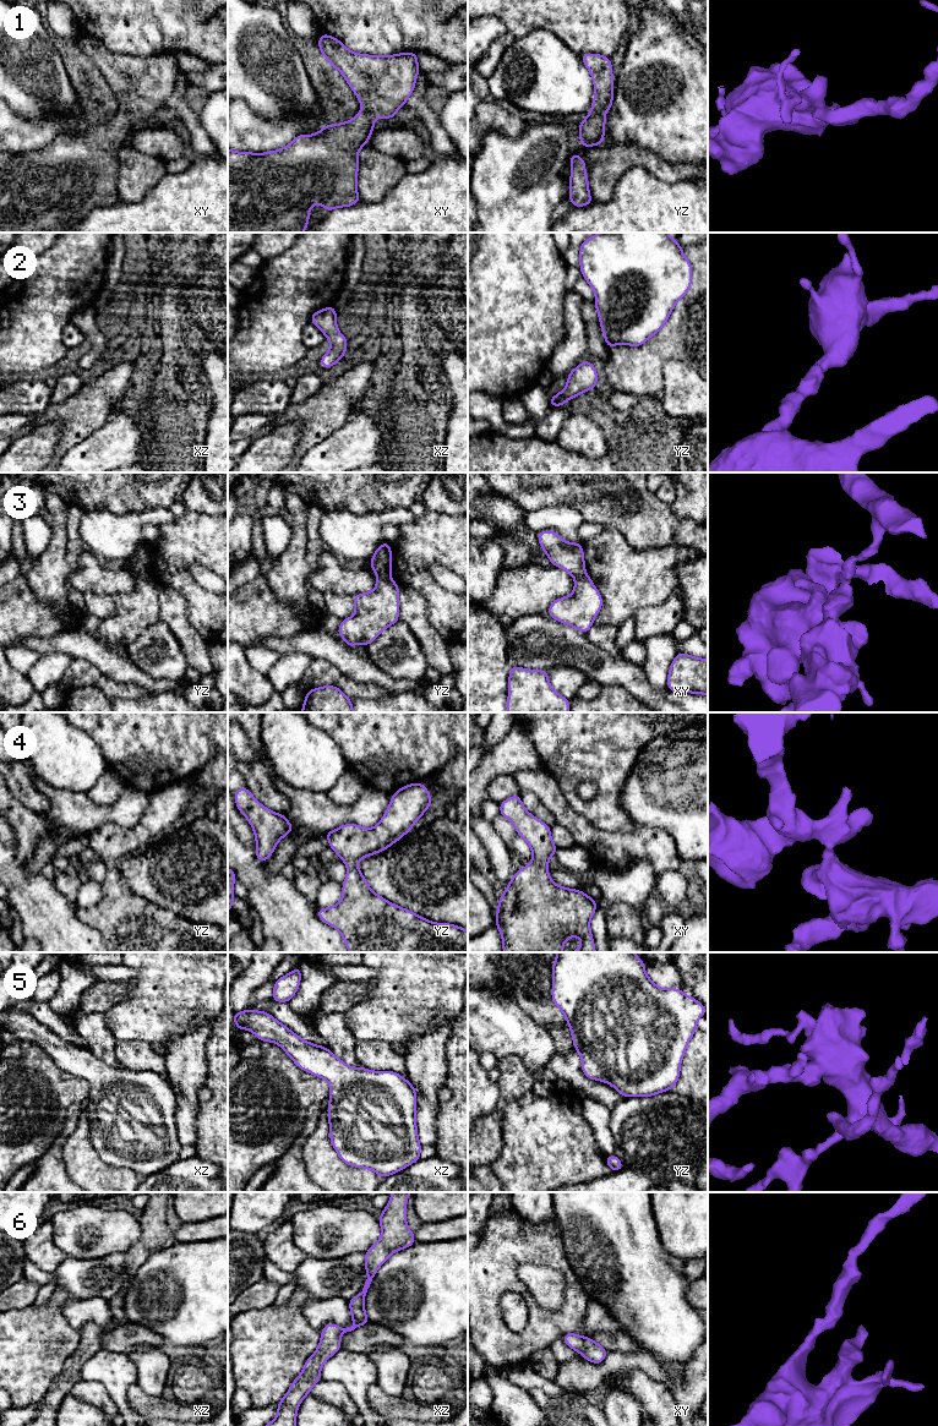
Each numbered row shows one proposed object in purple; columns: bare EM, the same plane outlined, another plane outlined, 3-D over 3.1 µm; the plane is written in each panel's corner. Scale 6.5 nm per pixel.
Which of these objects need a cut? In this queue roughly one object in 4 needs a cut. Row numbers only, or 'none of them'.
3

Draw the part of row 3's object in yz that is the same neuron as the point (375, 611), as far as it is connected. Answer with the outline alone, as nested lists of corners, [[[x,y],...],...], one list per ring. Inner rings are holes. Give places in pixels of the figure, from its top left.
[[[389,575],[377,577],[376,588],[370,592],[353,596],[355,614],[340,621],[338,635],[349,648],[358,644],[369,646],[386,628],[399,621],[399,586]]]

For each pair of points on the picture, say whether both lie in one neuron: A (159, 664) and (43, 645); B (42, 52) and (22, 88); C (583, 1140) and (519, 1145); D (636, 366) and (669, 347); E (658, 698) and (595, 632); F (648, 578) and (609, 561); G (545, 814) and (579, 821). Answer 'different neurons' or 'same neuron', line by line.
A: different neurons
B: same neuron
C: same neuron
D: same neuron
E: different neurons
F: same neuron
G: different neurons

